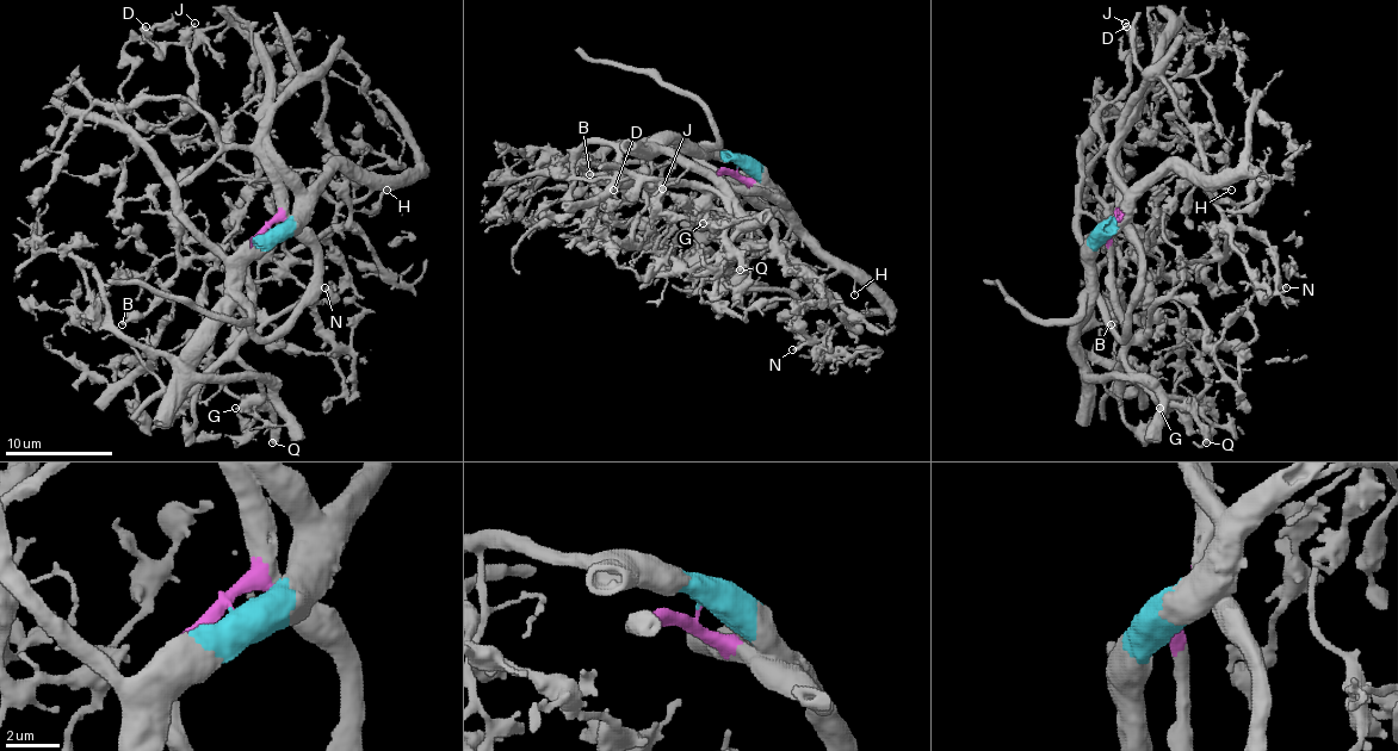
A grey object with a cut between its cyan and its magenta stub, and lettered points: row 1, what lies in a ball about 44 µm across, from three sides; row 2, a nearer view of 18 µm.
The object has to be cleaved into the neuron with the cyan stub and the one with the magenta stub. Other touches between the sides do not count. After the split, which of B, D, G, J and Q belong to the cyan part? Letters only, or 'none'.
none

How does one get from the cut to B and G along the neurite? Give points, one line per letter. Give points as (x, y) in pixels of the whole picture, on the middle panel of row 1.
B: (737, 168), (746, 181), (692, 171), (673, 154), (651, 154), (643, 168), (645, 184), (613, 184), (589, 173)
G: (737, 168), (718, 171), (713, 175), (716, 184), (705, 190), (722, 198), (729, 216), (703, 222)

